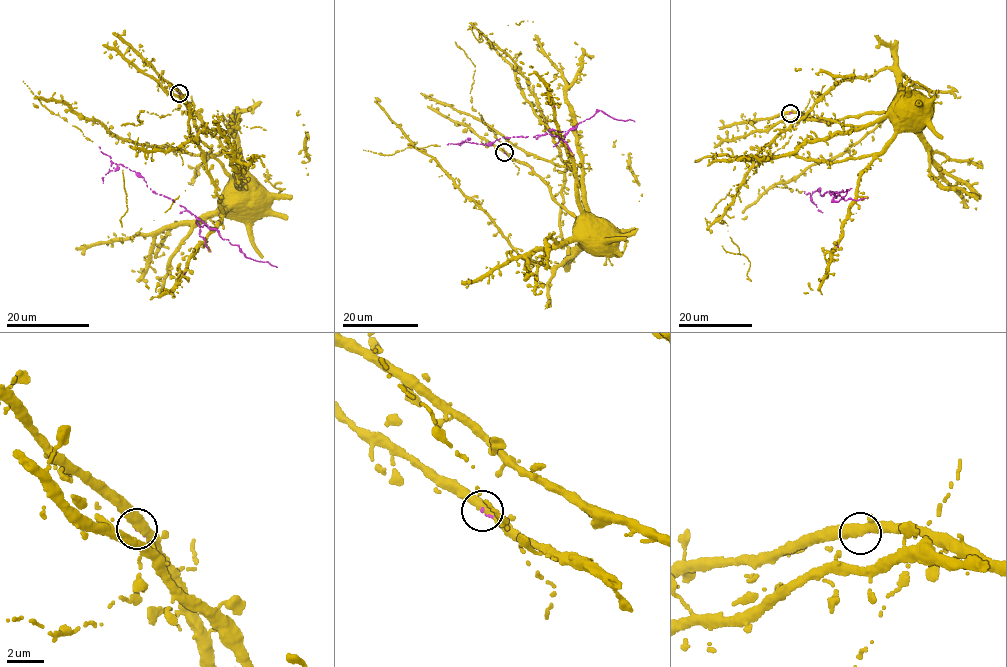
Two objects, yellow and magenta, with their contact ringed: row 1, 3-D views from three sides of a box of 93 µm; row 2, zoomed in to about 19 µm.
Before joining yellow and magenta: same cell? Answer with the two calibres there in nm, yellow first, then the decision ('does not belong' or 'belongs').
440/150 nm | belongs

